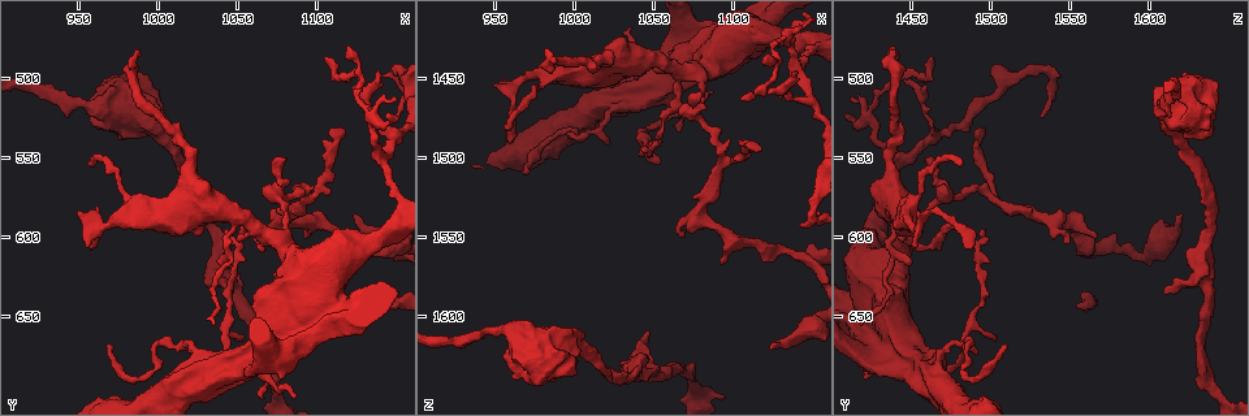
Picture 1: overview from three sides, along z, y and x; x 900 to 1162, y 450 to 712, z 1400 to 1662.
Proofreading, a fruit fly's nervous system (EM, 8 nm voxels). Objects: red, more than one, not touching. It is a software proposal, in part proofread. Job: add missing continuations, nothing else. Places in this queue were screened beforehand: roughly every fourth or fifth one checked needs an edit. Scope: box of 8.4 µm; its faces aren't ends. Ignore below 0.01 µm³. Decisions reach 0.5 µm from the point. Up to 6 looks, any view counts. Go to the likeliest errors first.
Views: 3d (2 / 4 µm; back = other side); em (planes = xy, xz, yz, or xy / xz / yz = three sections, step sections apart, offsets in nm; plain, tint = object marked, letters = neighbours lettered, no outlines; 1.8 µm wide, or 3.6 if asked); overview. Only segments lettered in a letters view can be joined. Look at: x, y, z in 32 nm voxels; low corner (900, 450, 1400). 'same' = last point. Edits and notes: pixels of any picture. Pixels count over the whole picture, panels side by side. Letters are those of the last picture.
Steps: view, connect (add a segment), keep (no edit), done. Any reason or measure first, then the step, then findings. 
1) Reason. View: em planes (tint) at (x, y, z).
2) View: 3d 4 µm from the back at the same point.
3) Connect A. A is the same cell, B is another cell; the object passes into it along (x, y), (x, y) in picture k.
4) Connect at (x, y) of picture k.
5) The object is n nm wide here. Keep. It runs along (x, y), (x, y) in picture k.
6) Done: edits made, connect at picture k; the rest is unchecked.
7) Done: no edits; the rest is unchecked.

Sudden change in width. View: em 3.6 µm planes (letters) at (1080, 604, 1446).

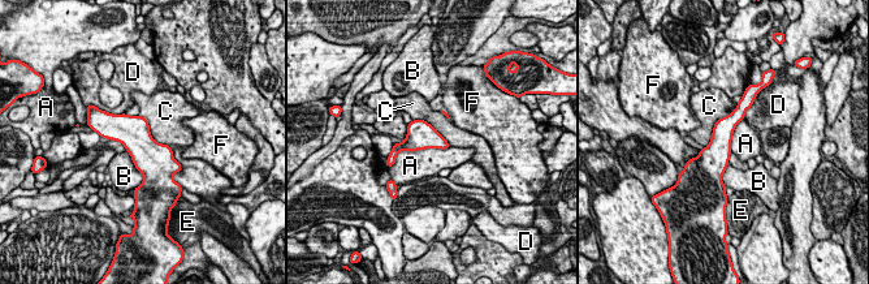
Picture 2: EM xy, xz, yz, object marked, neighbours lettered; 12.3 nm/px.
Keep. A, B, C, D, E and F are other cells; a border runs along (450, 146), (401, 150), (393, 163) in picture 2; none of them fits.

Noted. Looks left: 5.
Tapers out. View: 3d 2 µm at (968, 668, 1508).

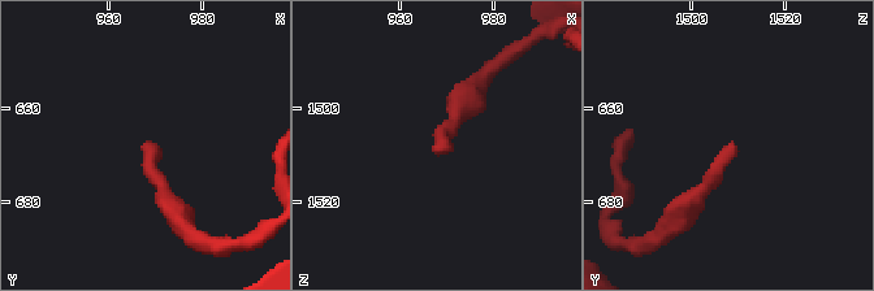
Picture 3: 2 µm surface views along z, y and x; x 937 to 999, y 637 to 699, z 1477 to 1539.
Now the EM. View: em planes (letters) at (968, 668, 1510).

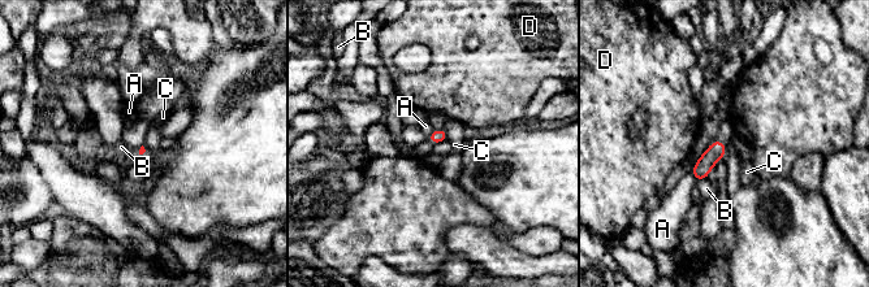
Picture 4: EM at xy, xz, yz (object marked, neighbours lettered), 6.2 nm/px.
The longest contact is with A, 240 nm. Keep. A, B, C and D are other cells; no lettered segment goes on from it.

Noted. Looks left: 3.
Thick turns thin. View: em planes (letters) at (974, 566, 1458).

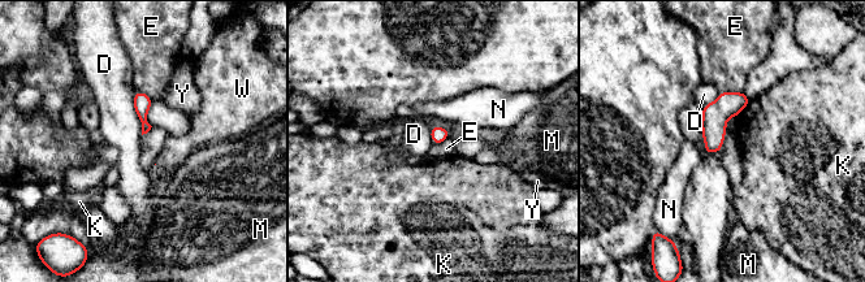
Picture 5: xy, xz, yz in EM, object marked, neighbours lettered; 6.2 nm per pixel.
The object is 60 nm wide here. Keep. D, E, K, M, N, W and Y are other cells; none of them fits.

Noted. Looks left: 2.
Done: no edits; the rest is unchecked.

